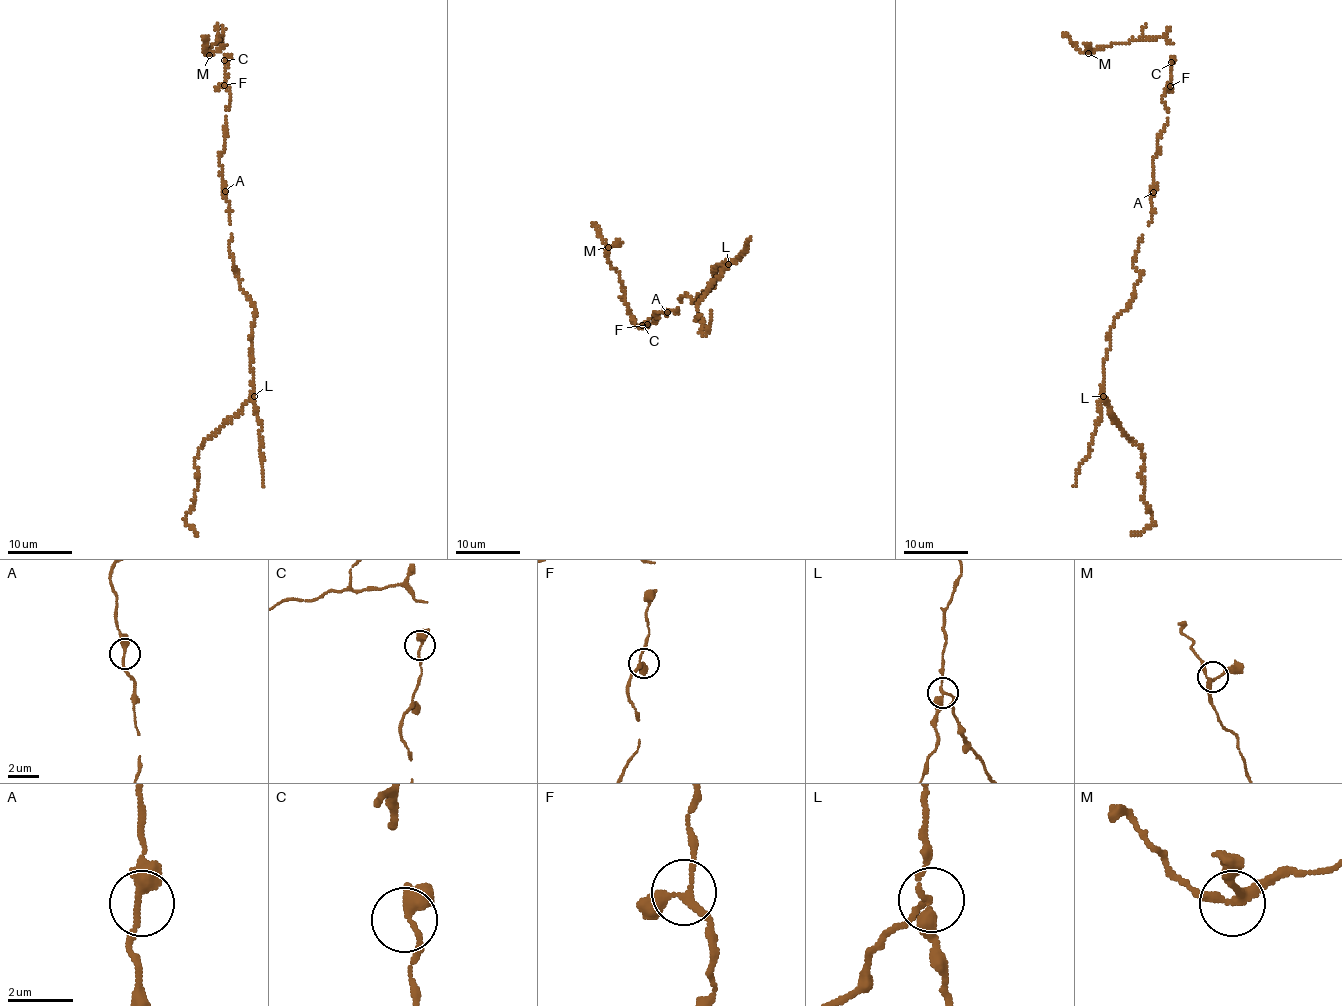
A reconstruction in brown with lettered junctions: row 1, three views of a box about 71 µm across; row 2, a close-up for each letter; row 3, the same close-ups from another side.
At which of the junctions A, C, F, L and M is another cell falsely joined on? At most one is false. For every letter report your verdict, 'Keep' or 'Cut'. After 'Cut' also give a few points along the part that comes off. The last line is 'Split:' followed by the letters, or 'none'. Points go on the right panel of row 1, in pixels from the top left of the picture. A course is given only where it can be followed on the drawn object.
A: Keep
C: Keep
F: Keep
L: Cut. Course of the part to remove: (1103, 396), (1112, 417), (1138, 445), (1145, 463), (1143, 500), (1151, 513), (1152, 526), (1131, 533)
M: Keep
Split: L

